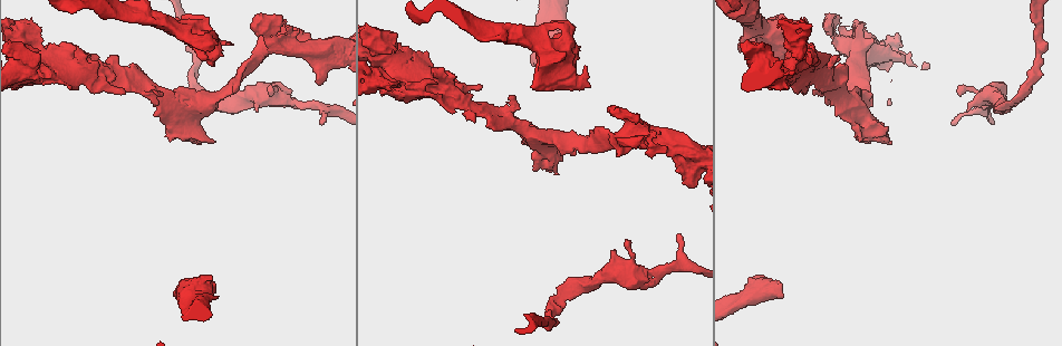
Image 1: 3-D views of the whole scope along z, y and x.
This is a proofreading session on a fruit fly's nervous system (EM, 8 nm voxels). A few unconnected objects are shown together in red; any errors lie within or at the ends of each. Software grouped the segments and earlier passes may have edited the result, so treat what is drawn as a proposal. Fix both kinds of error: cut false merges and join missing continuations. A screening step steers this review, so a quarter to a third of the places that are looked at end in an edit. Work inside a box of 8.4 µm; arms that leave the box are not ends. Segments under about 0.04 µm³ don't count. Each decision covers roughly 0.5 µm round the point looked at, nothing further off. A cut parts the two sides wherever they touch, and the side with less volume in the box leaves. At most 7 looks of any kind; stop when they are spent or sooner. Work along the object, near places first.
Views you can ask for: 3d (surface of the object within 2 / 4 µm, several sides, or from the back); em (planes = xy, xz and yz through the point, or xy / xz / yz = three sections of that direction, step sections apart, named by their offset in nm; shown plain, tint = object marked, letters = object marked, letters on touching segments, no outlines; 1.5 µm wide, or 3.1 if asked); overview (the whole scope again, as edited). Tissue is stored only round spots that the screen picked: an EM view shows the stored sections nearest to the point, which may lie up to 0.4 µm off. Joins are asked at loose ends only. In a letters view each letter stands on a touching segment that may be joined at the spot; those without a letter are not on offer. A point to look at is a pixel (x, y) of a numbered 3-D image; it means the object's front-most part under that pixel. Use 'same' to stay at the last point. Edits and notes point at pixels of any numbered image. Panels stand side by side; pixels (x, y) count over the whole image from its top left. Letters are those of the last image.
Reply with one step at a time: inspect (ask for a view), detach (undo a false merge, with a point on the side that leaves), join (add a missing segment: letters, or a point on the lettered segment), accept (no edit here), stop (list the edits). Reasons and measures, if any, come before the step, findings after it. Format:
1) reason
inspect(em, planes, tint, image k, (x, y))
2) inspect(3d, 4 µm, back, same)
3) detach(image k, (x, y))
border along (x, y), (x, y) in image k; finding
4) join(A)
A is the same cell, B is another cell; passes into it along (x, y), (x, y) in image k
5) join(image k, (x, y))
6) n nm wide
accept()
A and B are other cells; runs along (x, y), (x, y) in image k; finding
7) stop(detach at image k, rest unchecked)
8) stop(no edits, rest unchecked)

branch stops here
inspect(em, planes, letters, image 1, (781, 293))

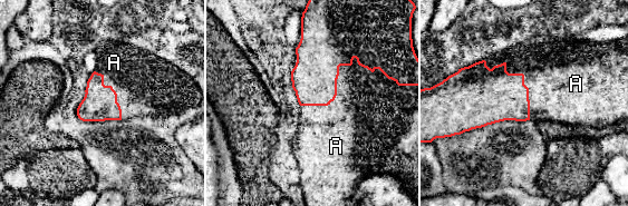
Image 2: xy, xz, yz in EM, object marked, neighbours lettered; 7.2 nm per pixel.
join(A)
A is the same cell; passes into it along (324, 48), (336, 80), (339, 115) in image 2; it goes on there

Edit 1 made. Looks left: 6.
inspect(overview)

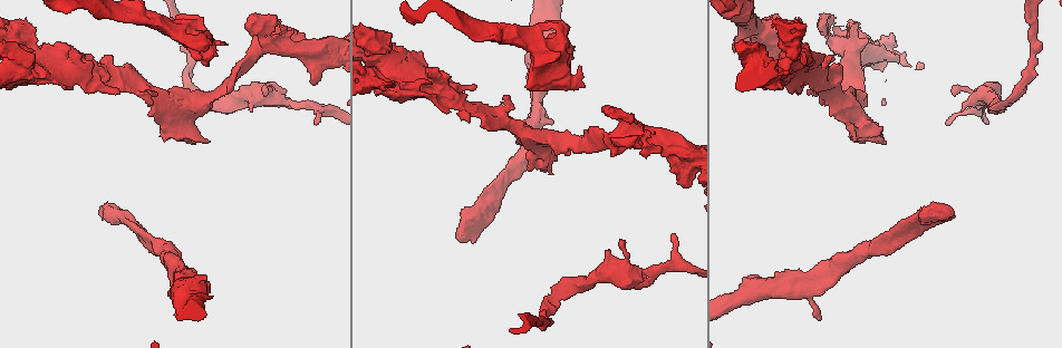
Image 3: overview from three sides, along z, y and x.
sudden change in width
inspect(3d, 4 µm, image 3, (860, 95))

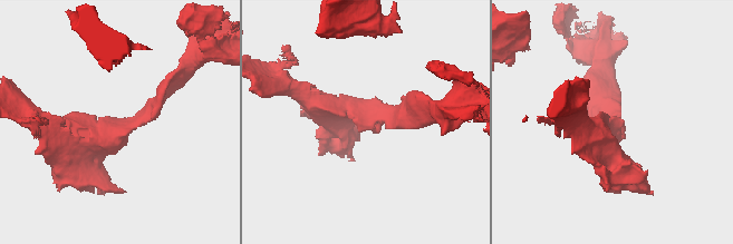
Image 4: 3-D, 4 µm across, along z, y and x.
inspect(em, planes, tint, image 4, (379, 121))

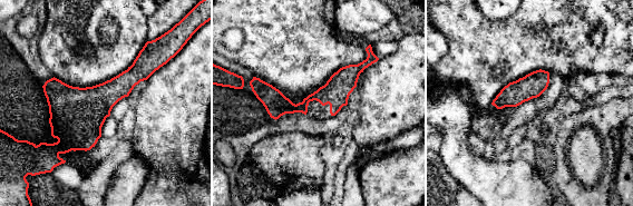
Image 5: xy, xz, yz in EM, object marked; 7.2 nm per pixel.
see the neighbours
inspect(em, planes, letters, same)

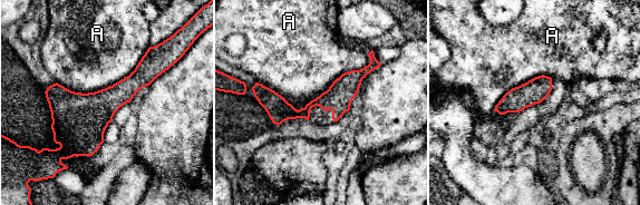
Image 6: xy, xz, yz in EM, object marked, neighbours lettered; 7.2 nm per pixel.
accept()
A is another cell; runs along (372, 66), (303, 113), (258, 90) in image 6; all the same neuron

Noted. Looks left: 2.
stop(join at image 2, rest unchecked)

